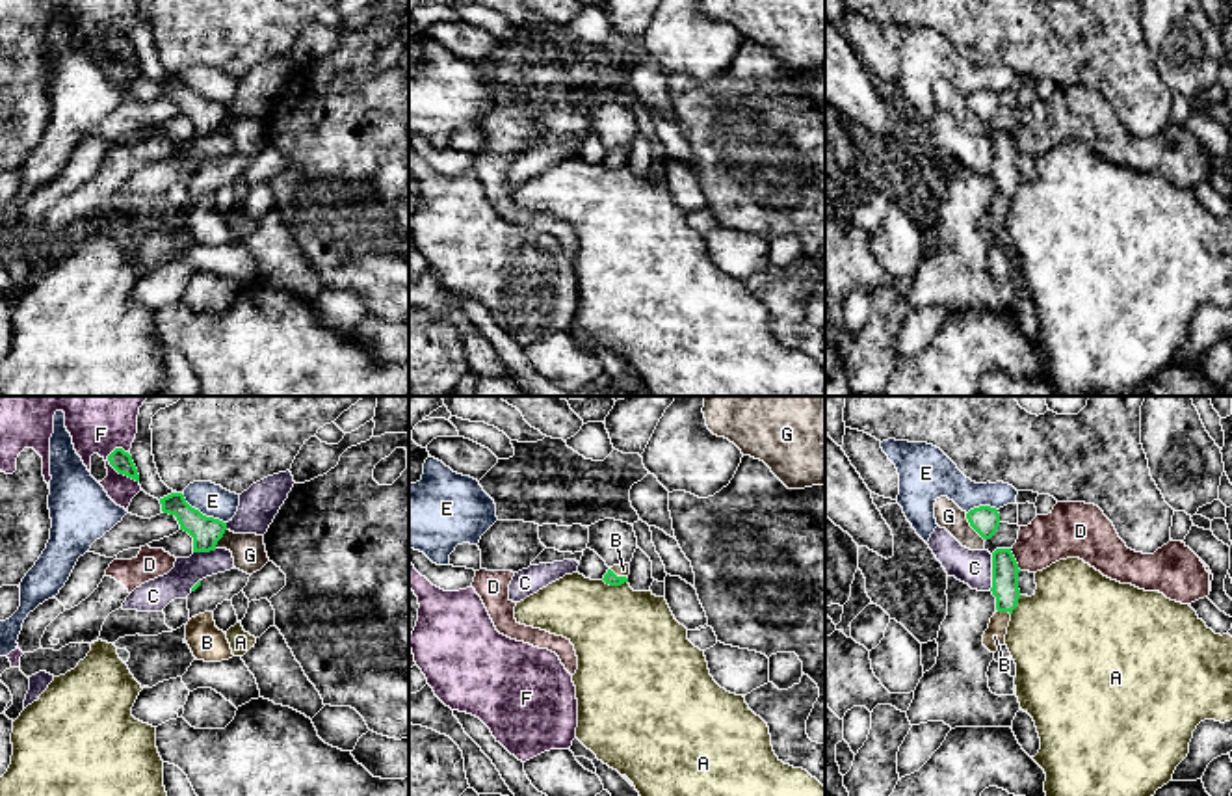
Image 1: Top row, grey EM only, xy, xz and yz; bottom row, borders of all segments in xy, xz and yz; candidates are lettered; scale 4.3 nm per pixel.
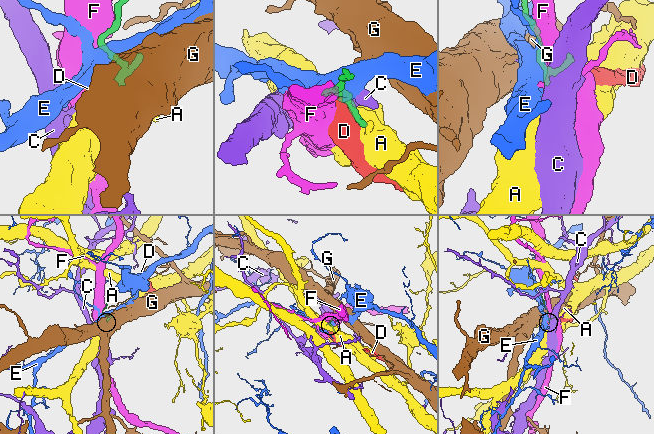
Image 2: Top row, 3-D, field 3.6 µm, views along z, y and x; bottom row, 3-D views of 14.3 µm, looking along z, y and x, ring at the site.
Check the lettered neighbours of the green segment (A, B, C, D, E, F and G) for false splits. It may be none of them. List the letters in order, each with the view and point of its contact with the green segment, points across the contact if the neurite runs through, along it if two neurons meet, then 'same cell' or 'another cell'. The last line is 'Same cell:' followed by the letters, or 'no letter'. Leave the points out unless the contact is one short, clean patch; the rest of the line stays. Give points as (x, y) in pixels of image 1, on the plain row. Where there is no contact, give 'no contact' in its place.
A: meets green in xz at (616, 168); another cell
B: meets green in xz at (619, 160); runs through xz (610, 160), (619, 160), (623, 153); same cell
C: meets green in yz at (993, 157); border along yz (993, 138), (993, 170), (989, 173); another cell
D: meets green in yz at (1015, 144); another cell
E: meets green in xy at (201, 97); border along xy (181, 77), (192, 90), (225, 106); another cell
F: meets green in xy at (116, 53); another cell
G: meets green in yz at (970, 108); border along yz (965, 97), (970, 110), (983, 123); another cell
Same cell: B

